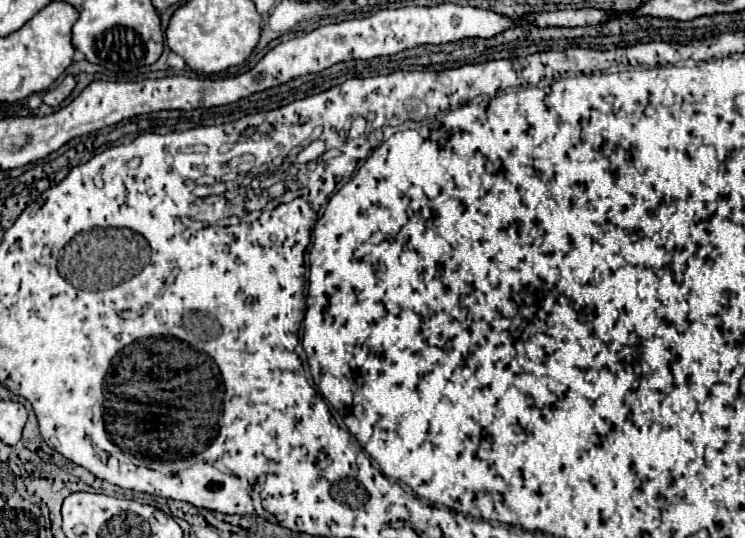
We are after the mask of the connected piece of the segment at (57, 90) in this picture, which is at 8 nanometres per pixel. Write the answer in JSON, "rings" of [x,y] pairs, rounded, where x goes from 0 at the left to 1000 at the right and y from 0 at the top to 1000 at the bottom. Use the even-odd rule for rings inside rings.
{"rings":[[[93,138],[93,141],[85,145],[82,156],[77,156],[71,167],[60,171],[58,190],[66,193],[66,197],[79,197],[79,193],[82,193],[82,190],[95,175],[95,171],[98,171],[98,164],[101,164],[101,145]]]}

